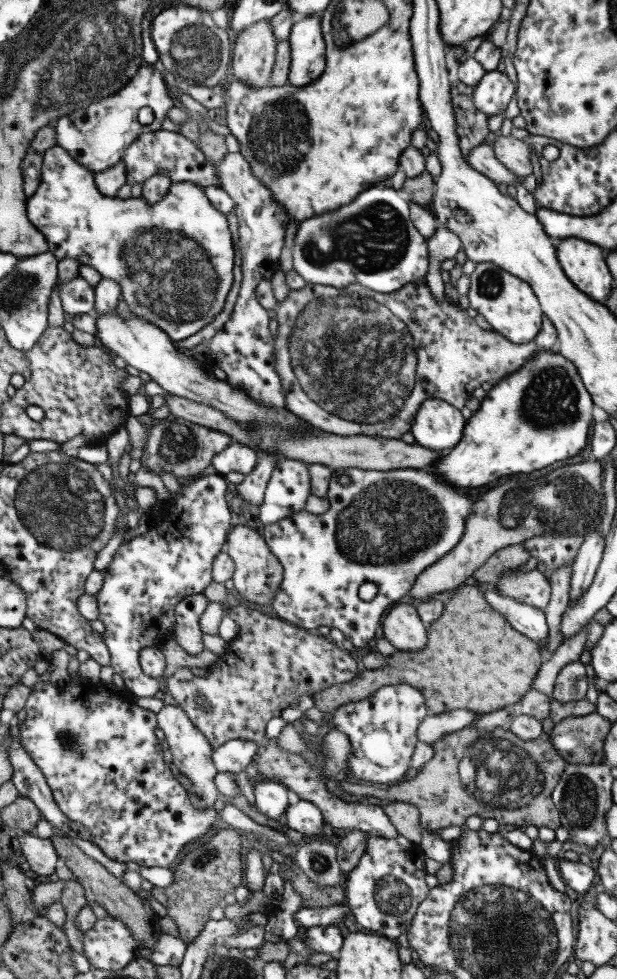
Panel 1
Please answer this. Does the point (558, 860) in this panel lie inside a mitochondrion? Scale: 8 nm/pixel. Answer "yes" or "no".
no

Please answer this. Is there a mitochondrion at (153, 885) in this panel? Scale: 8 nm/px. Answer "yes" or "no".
no

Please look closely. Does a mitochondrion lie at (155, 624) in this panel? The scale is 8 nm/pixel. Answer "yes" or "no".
no

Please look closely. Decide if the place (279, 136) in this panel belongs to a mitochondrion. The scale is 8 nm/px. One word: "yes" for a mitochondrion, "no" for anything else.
yes

